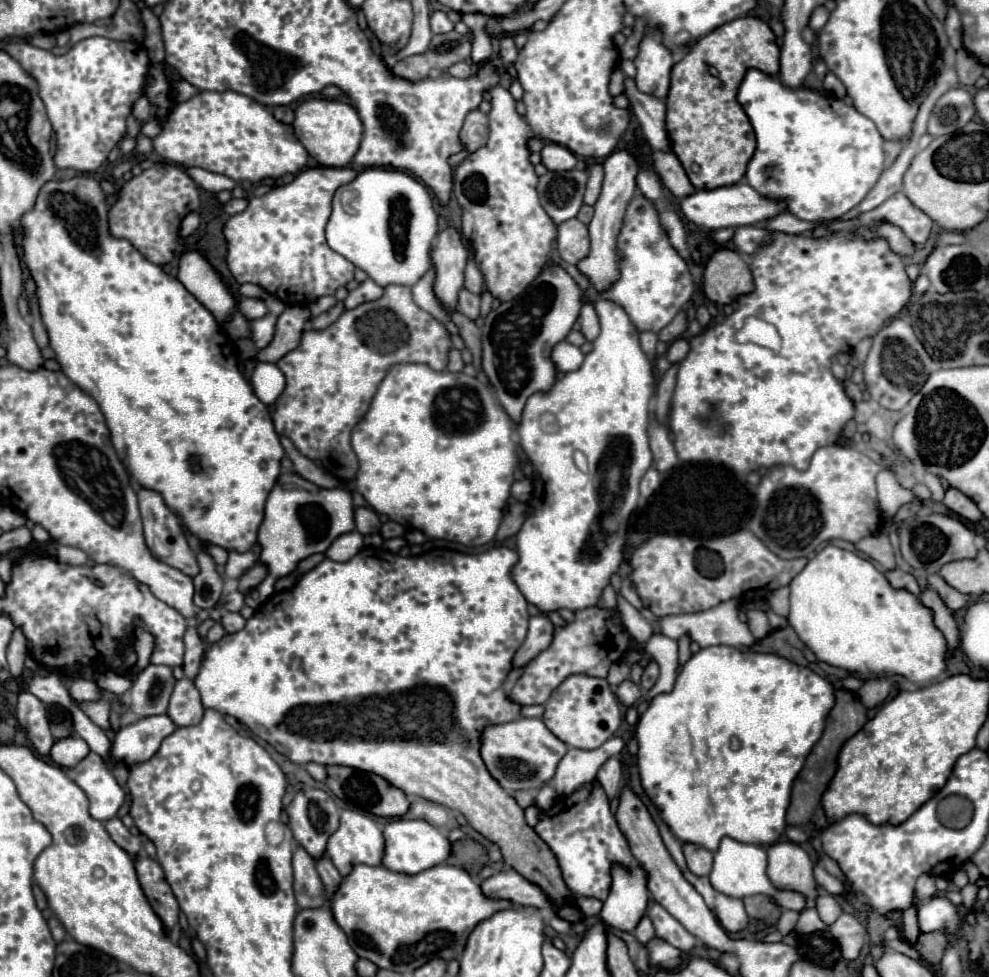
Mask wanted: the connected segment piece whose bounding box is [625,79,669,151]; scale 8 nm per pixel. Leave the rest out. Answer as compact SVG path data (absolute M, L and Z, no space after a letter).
M633 79L625 81L625 95L631 101L631 111L637 117L649 145L653 149L661 149L661 151L669 151L669 139L667 139L667 131L665 131L665 101L657 99L653 95L641 93Z

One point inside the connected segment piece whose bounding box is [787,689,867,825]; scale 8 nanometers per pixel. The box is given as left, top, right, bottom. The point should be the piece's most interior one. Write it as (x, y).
(848, 714)

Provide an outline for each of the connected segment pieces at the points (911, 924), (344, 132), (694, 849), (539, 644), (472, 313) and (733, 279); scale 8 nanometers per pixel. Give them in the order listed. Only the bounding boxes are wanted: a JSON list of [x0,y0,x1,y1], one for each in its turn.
[[903,901,919,945],[293,97,363,167],[683,843,713,875],[513,615,555,669],[457,289,481,319],[703,249,753,305]]

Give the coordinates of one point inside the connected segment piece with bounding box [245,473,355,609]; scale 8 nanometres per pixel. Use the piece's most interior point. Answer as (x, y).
(298, 523)

